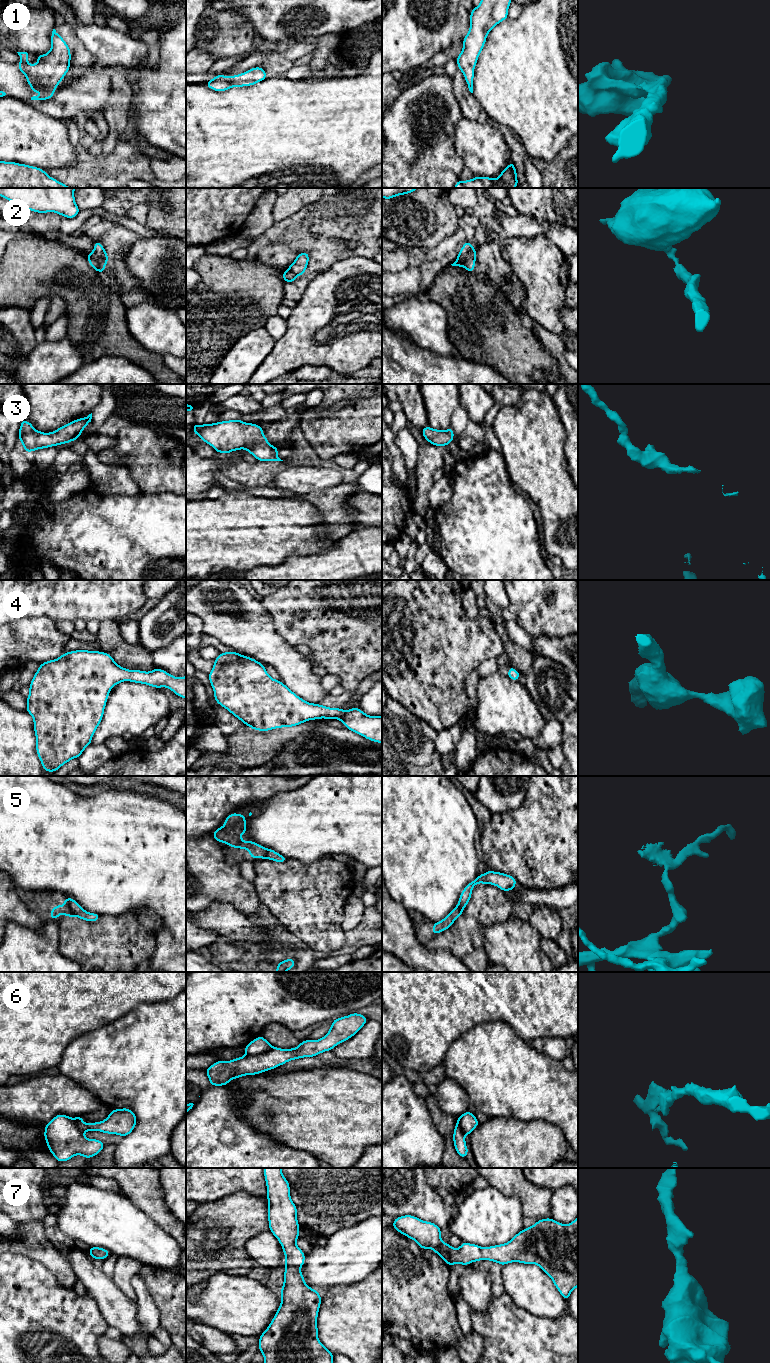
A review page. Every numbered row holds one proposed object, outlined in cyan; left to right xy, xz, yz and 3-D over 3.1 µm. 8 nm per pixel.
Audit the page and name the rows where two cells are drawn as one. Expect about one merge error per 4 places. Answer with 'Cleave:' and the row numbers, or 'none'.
Cleave: 2, 5, 6

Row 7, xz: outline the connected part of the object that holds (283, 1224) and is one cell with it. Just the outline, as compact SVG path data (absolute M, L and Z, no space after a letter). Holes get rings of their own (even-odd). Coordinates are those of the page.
M263 1168L267 1187L268 1222L269 1230L278 1239L285 1256L284 1281L281 1294L281 1303L271 1323L260 1335L258 1348L264 1356L264 1363L333 1363L334 1354L331 1353L318 1339L317 1318L322 1297L318 1291L310 1288L306 1283L300 1267L305 1263L305 1253L297 1246L300 1225L297 1221L297 1207L290 1196L290 1185L283 1176L282 1168Z

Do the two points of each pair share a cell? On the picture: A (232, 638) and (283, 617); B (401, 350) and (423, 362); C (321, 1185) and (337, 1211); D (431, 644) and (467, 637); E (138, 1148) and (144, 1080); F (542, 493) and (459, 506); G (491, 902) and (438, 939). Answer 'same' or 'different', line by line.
A: different
B: same
C: same
D: same
E: same
F: different
G: same

